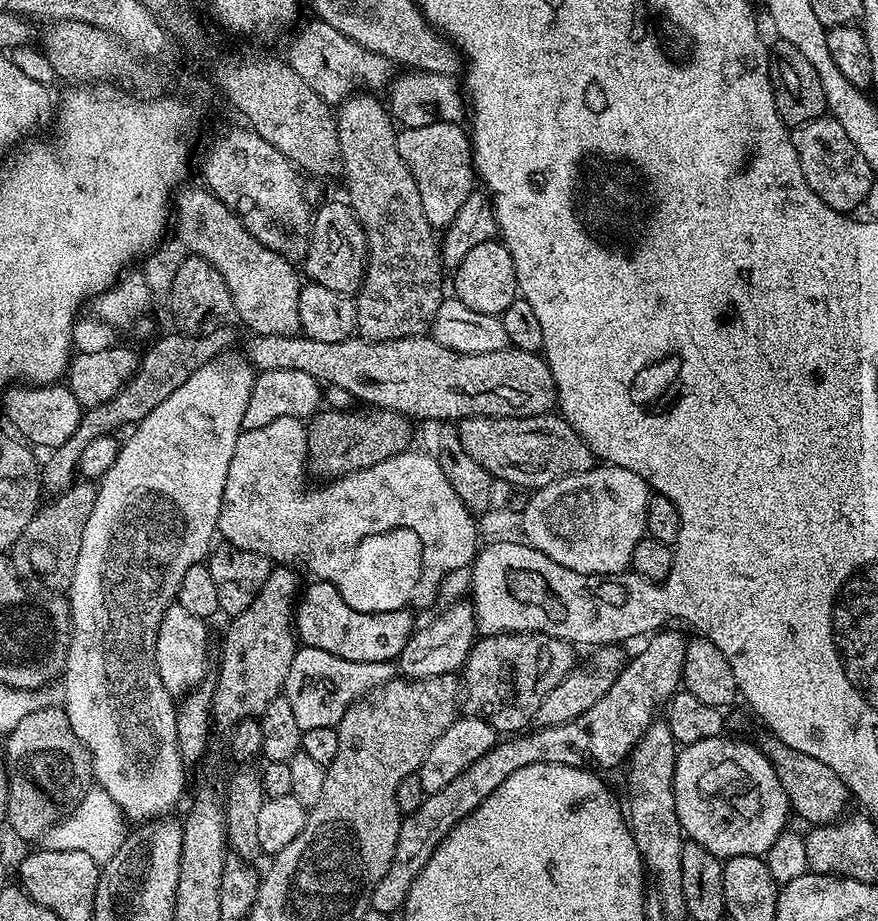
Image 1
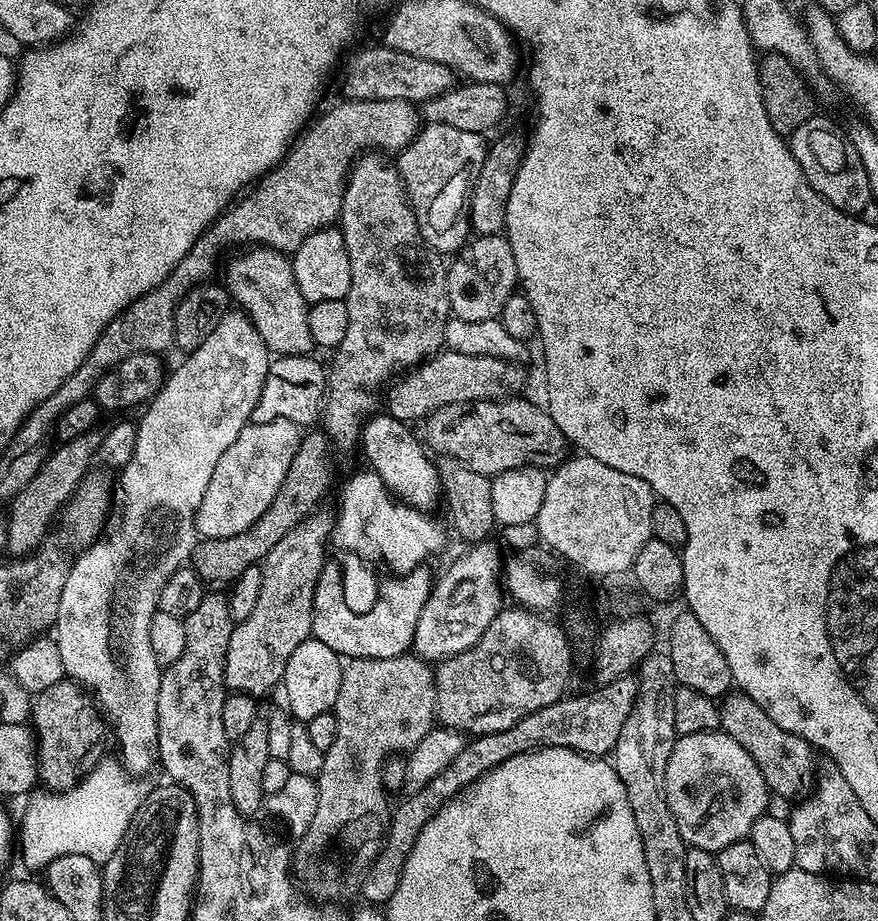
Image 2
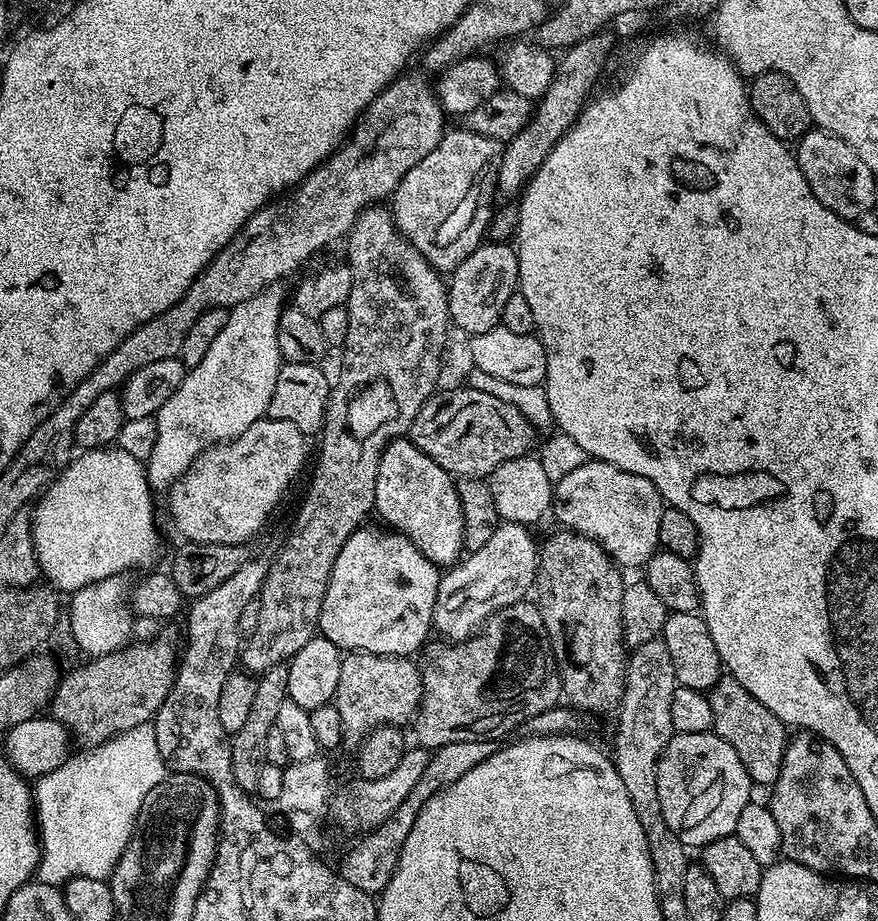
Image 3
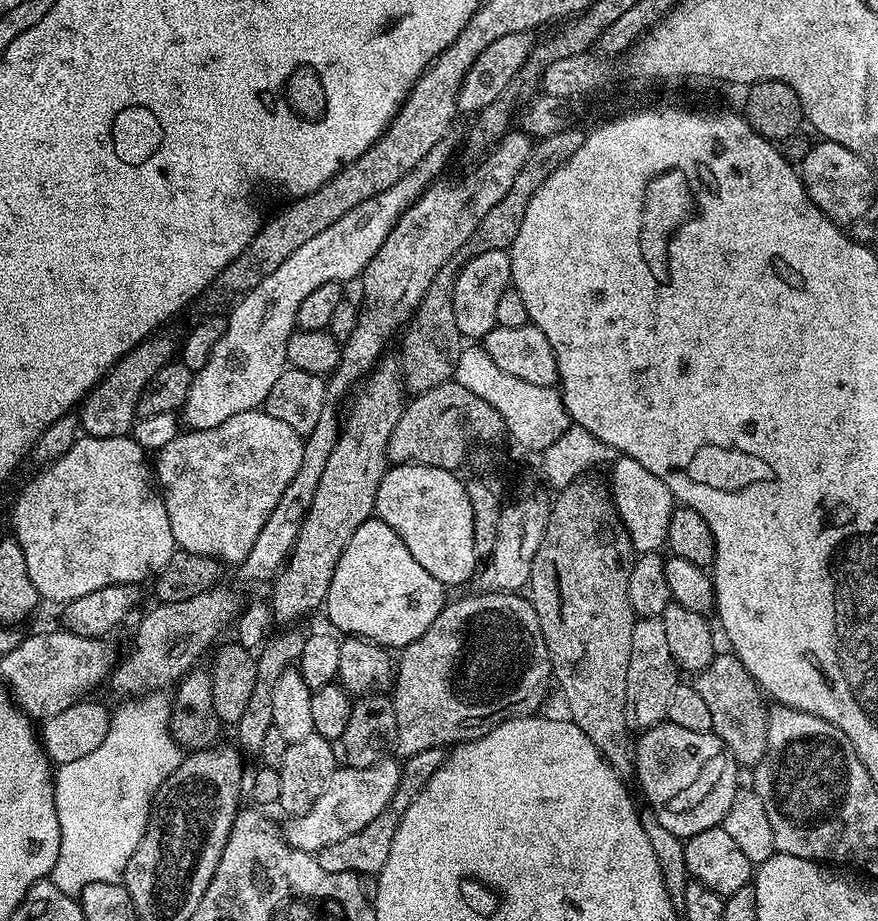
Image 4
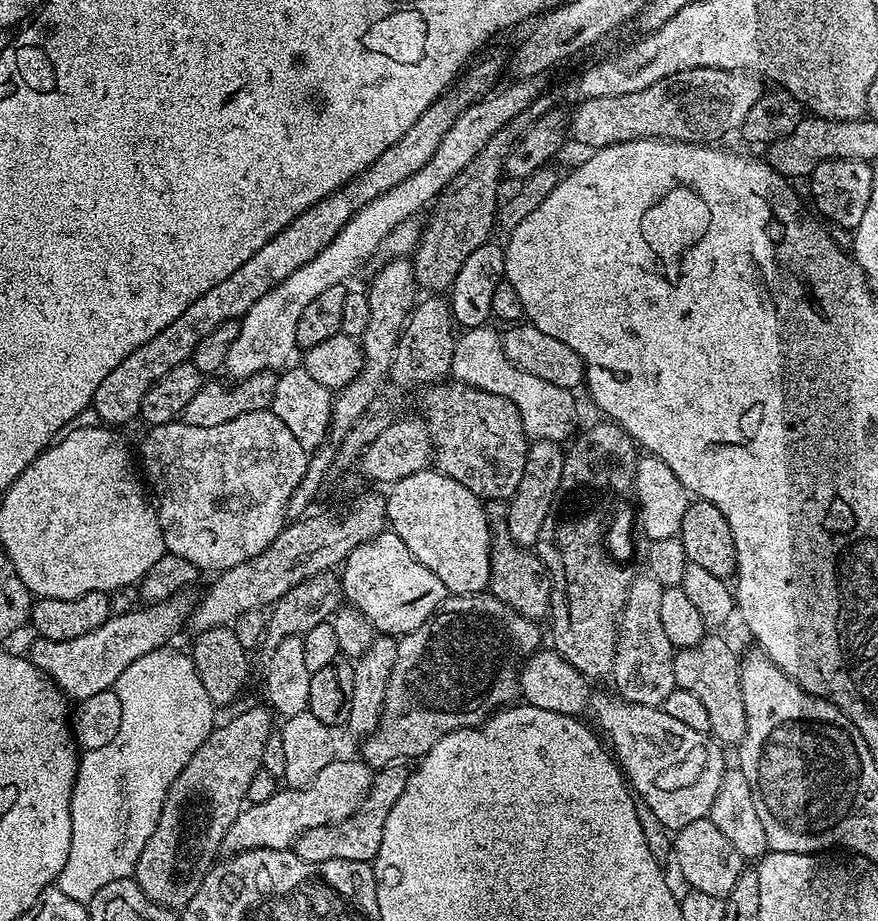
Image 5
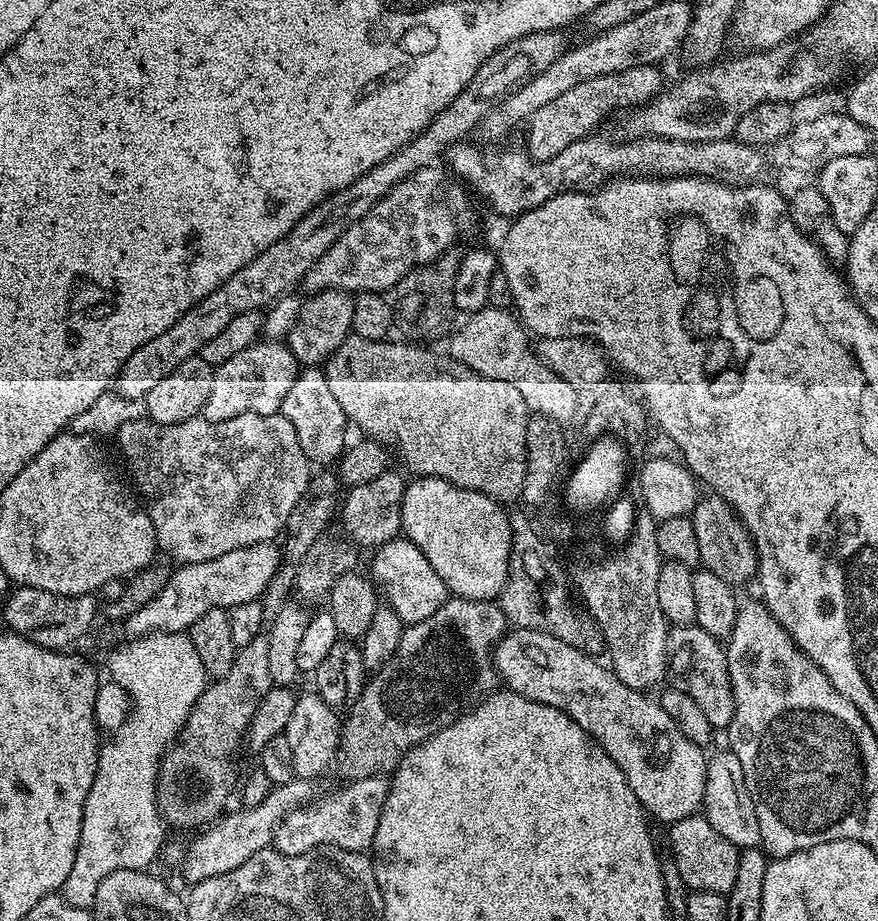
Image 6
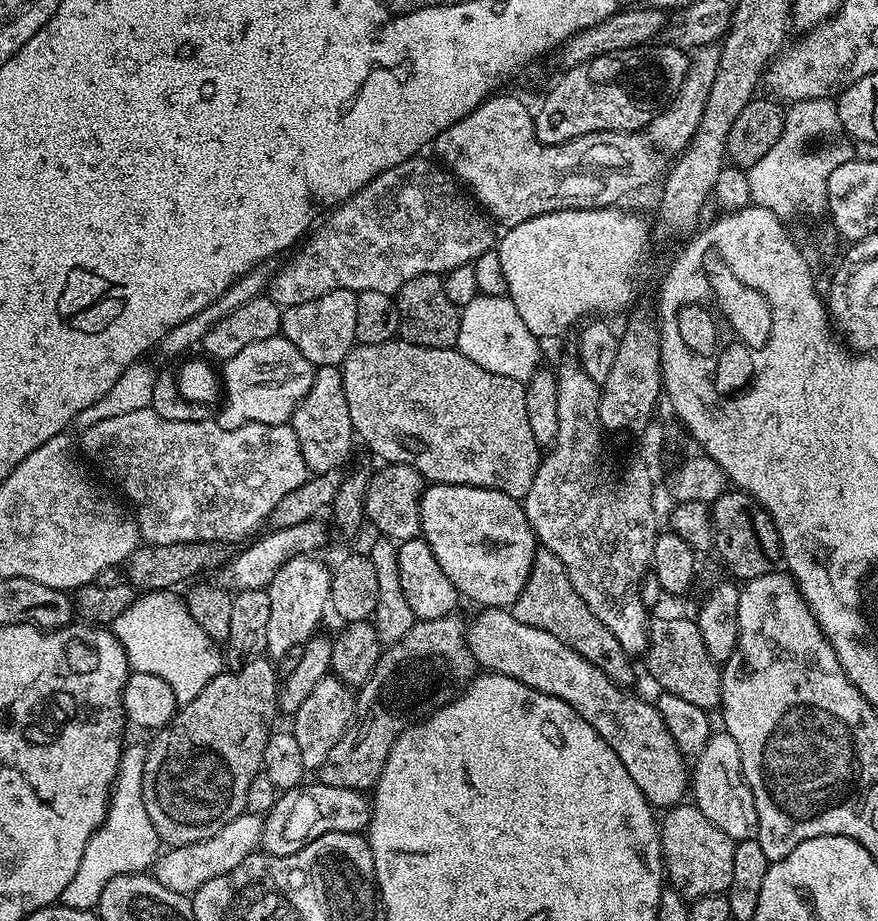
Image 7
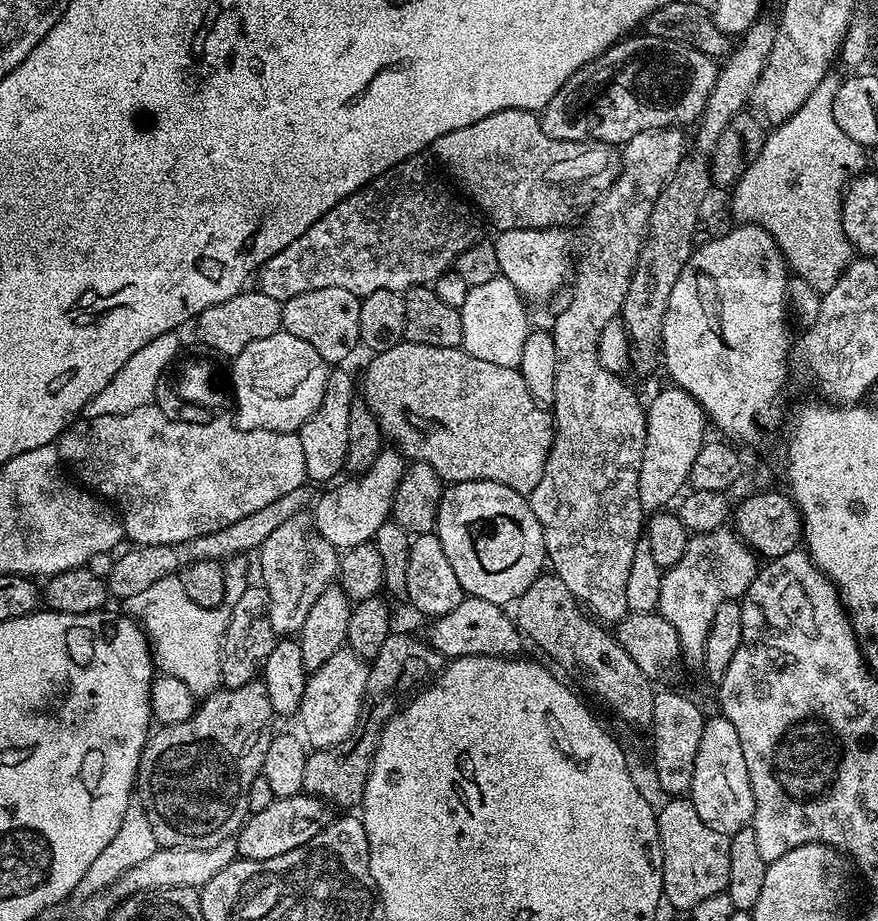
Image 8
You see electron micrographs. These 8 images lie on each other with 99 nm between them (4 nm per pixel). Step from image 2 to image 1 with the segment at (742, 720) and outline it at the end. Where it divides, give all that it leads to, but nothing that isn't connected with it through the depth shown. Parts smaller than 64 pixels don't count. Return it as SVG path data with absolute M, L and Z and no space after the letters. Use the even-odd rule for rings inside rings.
M765 735L764 741L759 741L760 751L766 754L768 761L778 774L778 782L782 782L782 790L786 790L788 802L793 813L796 812L808 823L808 826L832 824L845 815L844 808L850 804L850 793L846 782L826 766L826 762L818 762L818 758L810 758L810 754L802 754L802 750L794 750L786 746L777 736Z

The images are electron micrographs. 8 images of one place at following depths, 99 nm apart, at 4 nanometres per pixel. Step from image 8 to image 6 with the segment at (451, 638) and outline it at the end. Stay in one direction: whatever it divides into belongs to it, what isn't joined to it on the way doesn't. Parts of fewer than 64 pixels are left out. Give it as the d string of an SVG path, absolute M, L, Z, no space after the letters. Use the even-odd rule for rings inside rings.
M518 627L505 632L492 653L496 675L508 683L507 691L562 710L599 742L618 770L622 770L630 790L634 790L653 821L671 826L682 818L697 815L706 790L705 749L690 742L674 718L653 697L648 697L651 695L626 686L607 663L599 664L596 659L595 655L562 642L562 638L554 638L554 634Z

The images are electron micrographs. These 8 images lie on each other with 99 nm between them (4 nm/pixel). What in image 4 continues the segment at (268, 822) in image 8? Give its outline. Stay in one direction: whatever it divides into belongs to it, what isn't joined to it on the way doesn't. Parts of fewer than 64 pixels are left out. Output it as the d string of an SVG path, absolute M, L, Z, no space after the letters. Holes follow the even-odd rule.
M431 748L422 750L422 754L414 754L403 761L400 769L400 785L394 794L392 803L370 826L358 830L358 834L350 834L350 838L342 838L342 842L334 842L334 846L326 846L322 851L315 853L317 862L322 870L331 872L358 872L365 878L375 877L386 866L386 857L390 854L390 846L394 843L394 834L398 830L400 820L406 814L414 798L430 782L430 778L440 769L446 758L444 748Z

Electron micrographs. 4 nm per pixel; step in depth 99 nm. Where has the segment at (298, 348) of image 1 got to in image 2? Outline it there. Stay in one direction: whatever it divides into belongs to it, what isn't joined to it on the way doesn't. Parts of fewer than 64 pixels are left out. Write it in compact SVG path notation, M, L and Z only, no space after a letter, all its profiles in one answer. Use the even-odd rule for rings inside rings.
M441 350L387 385L386 412L405 422L420 422L438 409L451 404L516 398L523 393L520 391L524 388L524 370L519 364L511 364L498 358Z

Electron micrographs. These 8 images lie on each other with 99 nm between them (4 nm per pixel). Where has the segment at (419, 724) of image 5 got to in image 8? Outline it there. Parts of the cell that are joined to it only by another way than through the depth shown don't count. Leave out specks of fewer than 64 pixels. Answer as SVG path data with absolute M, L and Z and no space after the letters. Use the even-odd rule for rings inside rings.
M398 632L390 634L386 642L382 642L382 650L378 650L378 654L371 657L364 701L356 729L333 748L315 749L306 762L306 770L302 777L304 792L337 809L340 807L344 808L340 810L352 810L355 809L352 808L355 804L357 807L363 801L364 787L368 781L368 772L372 768L372 755L380 741L381 728L401 707L405 697L417 686L423 685L431 672L439 673L446 663L445 657L439 656L429 646L427 639L420 637L419 640L416 636Z

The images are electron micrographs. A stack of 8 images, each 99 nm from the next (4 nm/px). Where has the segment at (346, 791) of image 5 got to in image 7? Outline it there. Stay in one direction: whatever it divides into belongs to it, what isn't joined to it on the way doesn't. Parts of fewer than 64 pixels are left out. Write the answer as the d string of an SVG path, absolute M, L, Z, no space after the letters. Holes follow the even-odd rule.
M243 815L234 818L234 822L226 822L214 838L206 838L202 842L190 842L169 847L155 861L154 875L166 890L195 894L210 878L218 878L218 874L226 874L238 866L247 856L260 848L260 835L262 834L263 819L258 816Z

